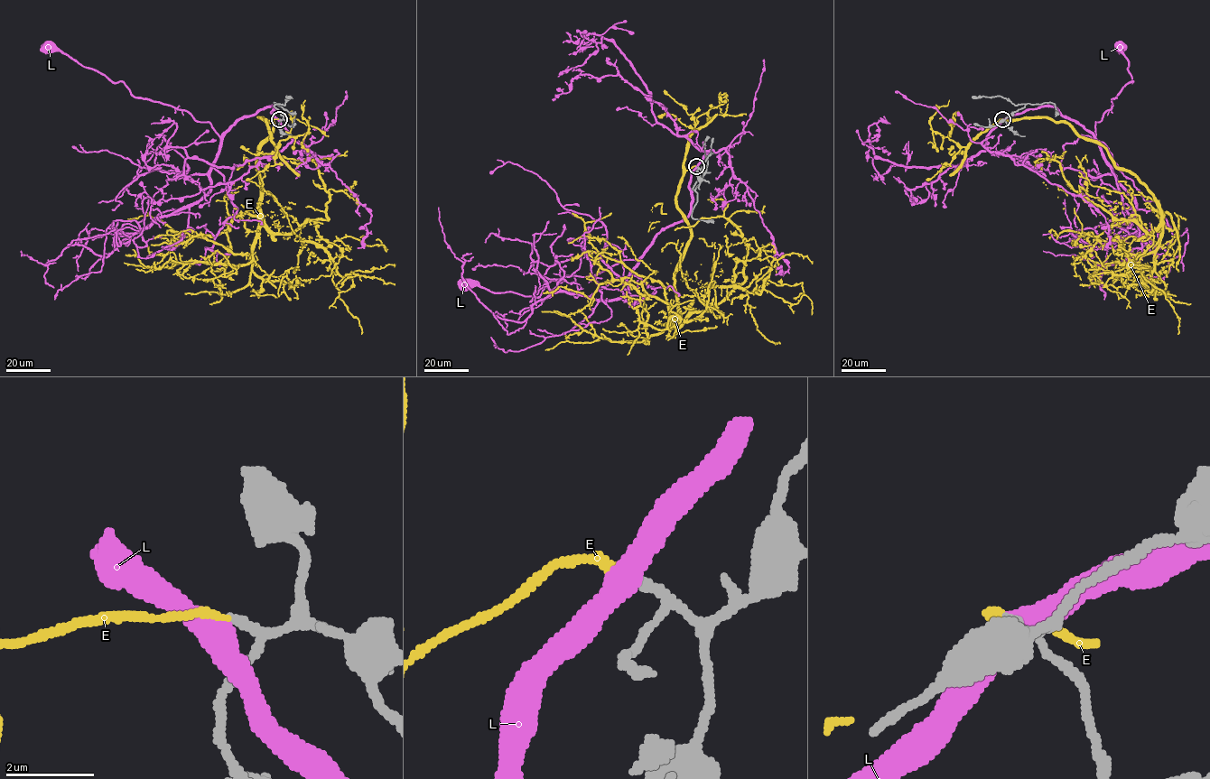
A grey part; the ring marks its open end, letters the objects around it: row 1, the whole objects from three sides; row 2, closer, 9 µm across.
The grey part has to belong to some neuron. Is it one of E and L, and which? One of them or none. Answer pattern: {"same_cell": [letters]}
{"same_cell": ["E"]}

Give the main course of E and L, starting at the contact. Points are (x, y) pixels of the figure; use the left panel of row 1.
E: (279, 119), (259, 117), (262, 221), (327, 218), (314, 162), (259, 153), (237, 208)
L: (280, 119), (273, 106), (265, 106), (220, 136), (209, 122), (134, 96), (123, 82), (112, 82), (51, 45)

